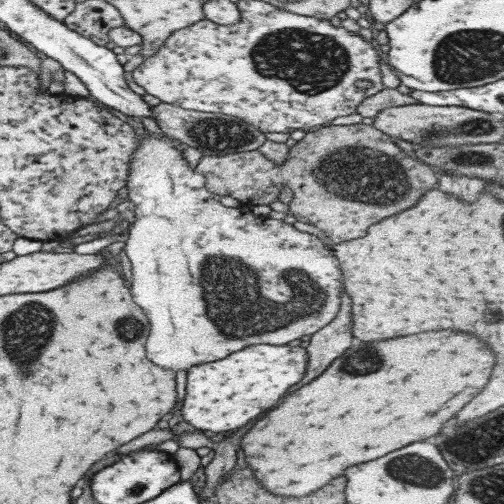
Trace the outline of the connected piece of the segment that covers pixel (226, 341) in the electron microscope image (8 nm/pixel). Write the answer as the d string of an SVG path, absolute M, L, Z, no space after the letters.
M135 132L135 137L137 137L137 148L131 154L131 160L127 164L125 182L126 198L134 204L132 212L135 220L127 225L128 234L127 240L124 242L122 257L124 262L131 265L131 278L127 285L131 286L133 302L143 310L143 314L147 316L147 322L149 322L149 336L147 336L147 342L145 342L145 354L147 354L147 360L151 364L155 364L163 370L181 372L181 370L188 370L191 366L221 360L227 354L237 352L237 350L241 350L245 346L251 346L251 344L286 345L302 336L310 336L331 323L331 320L335 318L335 312L339 310L339 304L341 304L339 296L341 296L341 290L343 290L343 272L339 270L339 262L333 256L331 247L323 246L323 243L317 237L300 232L293 225L287 224L281 219L255 216L247 208L241 209L221 205L218 200L211 198L210 191L205 187L203 174L197 174L194 169L188 166L181 151L177 150L168 138L151 132L147 132L147 135L139 135Z

